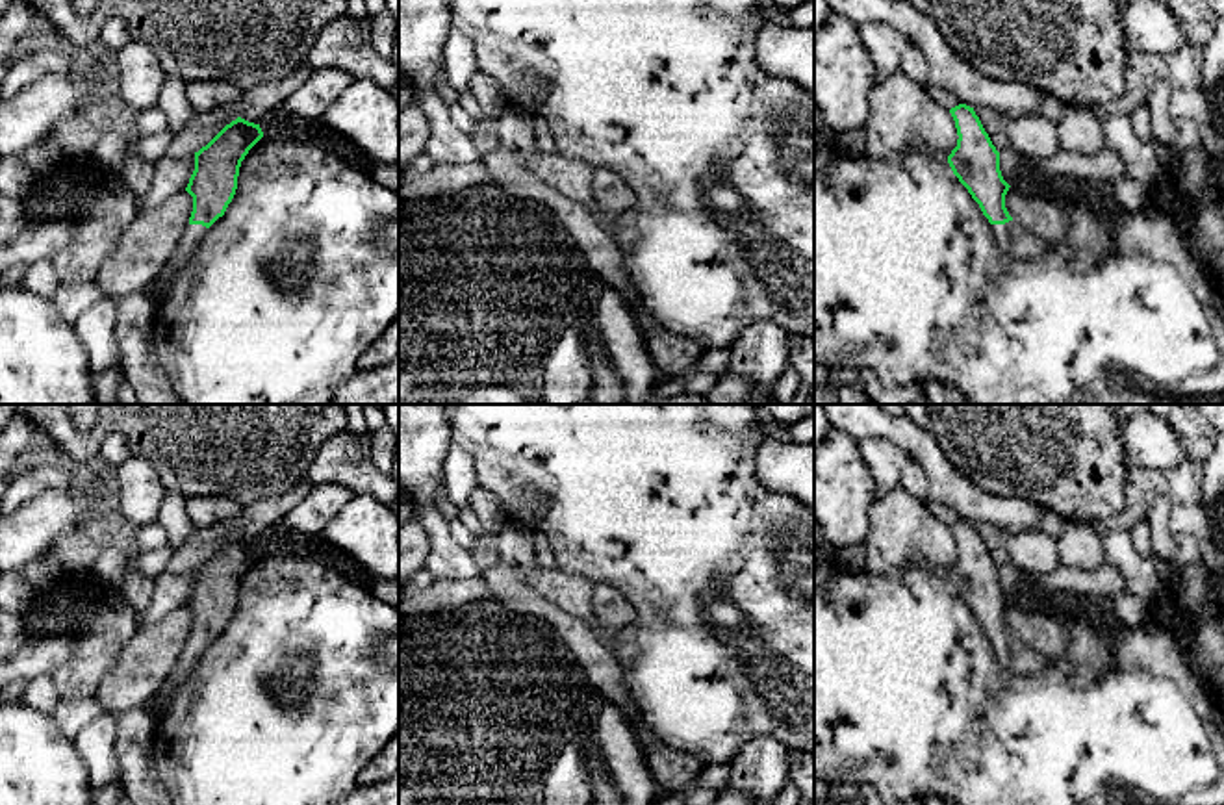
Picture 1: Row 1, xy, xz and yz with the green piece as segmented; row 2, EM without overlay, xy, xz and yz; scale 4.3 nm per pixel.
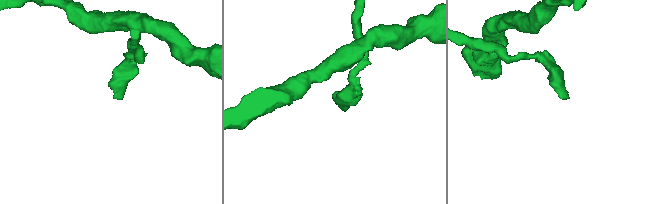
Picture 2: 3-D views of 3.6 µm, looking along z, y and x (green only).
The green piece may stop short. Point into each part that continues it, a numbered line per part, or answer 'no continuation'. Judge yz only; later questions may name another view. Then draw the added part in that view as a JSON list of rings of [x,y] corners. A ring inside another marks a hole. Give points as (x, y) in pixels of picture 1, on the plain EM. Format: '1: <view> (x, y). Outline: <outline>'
1: yz (1015, 657). Outline: [[[1016,636],[1005,640],[992,640],[1000,666],[1013,675],[1029,675],[1050,666],[1050,658],[1037,653]]]

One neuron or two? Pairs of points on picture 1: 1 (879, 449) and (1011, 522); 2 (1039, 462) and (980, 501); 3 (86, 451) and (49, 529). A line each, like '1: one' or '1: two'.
1: two
2: two
3: two

